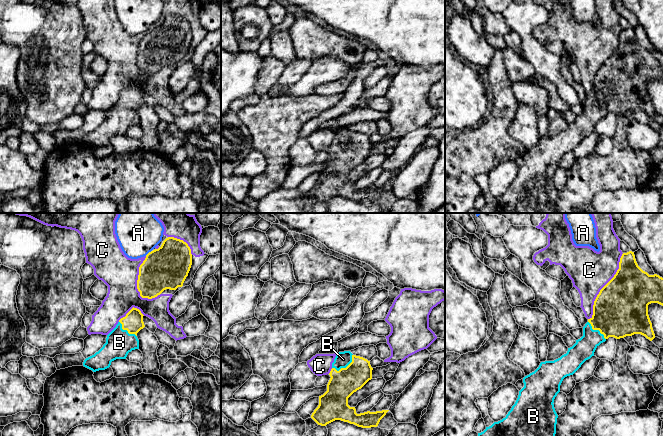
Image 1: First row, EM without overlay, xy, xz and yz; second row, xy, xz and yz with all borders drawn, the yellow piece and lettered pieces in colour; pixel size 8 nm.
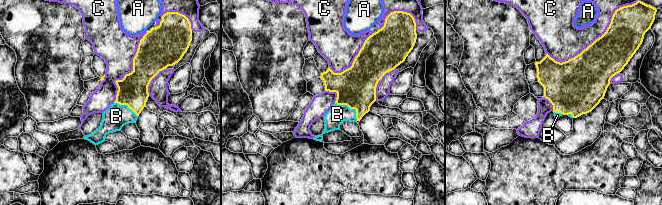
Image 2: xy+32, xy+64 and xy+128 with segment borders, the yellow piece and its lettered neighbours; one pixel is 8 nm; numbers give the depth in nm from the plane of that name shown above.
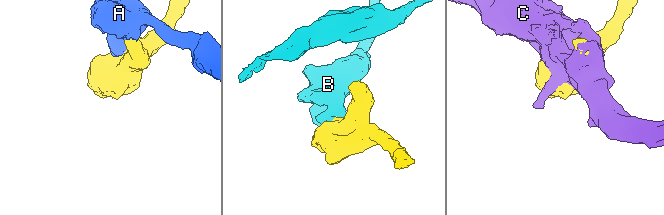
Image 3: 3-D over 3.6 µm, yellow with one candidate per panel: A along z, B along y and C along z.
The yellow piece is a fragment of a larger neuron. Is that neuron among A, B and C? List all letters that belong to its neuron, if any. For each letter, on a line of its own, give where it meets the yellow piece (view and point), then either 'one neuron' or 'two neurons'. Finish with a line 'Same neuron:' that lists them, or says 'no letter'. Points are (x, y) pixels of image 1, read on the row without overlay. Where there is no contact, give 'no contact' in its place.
A: xy (149, 28) | two neurons
B: xz (346, 143) | one neuron
C: yz (604, 62) | two neurons
Same neuron: B

